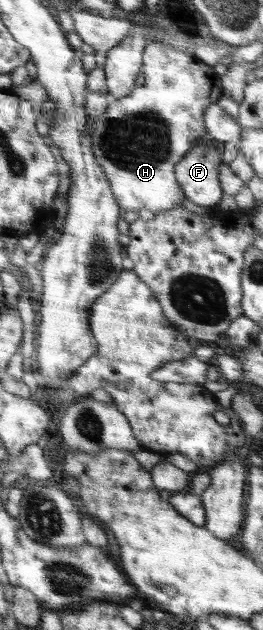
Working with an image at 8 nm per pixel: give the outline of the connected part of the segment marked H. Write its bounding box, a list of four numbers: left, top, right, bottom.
[90,41,223,215]

